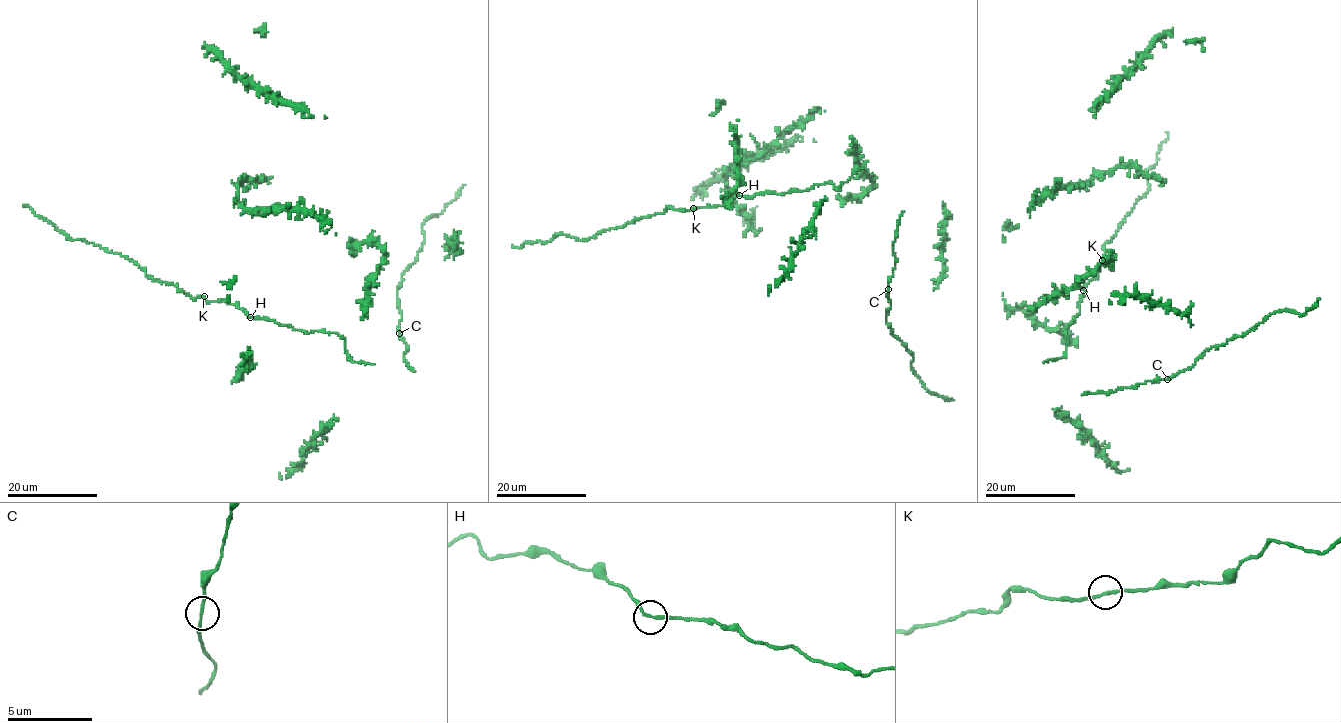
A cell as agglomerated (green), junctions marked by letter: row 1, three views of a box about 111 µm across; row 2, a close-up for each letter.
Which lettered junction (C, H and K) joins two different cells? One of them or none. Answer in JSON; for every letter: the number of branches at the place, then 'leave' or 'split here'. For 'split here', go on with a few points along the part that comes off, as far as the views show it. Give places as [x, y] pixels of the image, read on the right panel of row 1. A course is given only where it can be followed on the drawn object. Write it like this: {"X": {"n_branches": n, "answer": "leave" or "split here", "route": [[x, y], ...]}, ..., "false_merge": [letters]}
{"C": {"n_branches": 2, "answer": "leave"}, "H": {"n_branches": 2, "answer": "leave"}, "K": {"n_branches": 2, "answer": "leave"}, "false_merge": []}

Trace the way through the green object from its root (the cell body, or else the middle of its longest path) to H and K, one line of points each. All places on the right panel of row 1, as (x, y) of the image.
H: (1078, 314), (1078, 302), (1085, 295), (1083, 290)
K: (1078, 314), (1078, 302), (1085, 295), (1083, 287), (1097, 276), (1103, 260)

